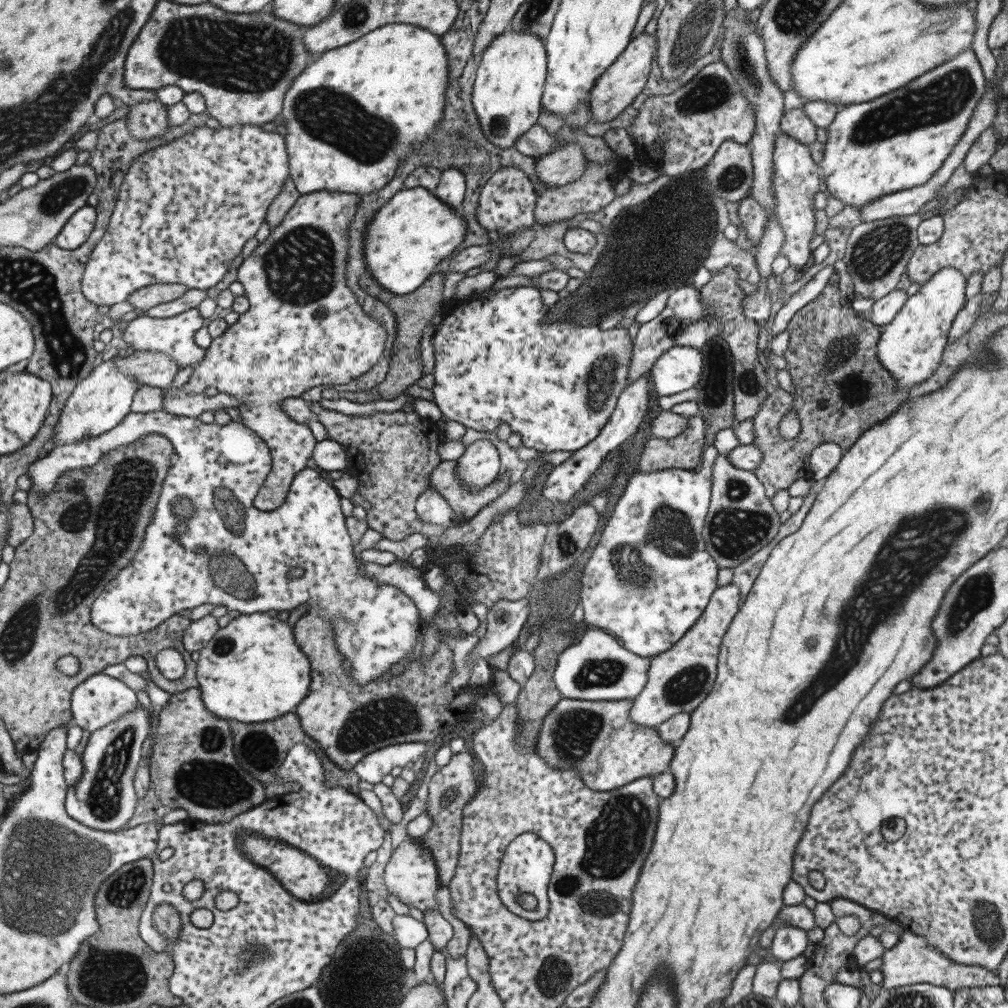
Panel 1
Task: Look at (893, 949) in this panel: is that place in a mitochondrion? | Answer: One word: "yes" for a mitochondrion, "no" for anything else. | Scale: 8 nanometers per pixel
no

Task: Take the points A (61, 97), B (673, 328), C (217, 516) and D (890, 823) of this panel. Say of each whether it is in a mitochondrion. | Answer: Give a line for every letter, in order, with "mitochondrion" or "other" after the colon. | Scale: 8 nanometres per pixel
A: mitochondrion
B: mitochondrion
C: mitochondrion
D: other

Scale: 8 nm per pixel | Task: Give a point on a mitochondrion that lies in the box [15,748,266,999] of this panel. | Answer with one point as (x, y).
(122, 891)

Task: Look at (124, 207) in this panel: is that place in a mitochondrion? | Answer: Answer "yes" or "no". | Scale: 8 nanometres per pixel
no

